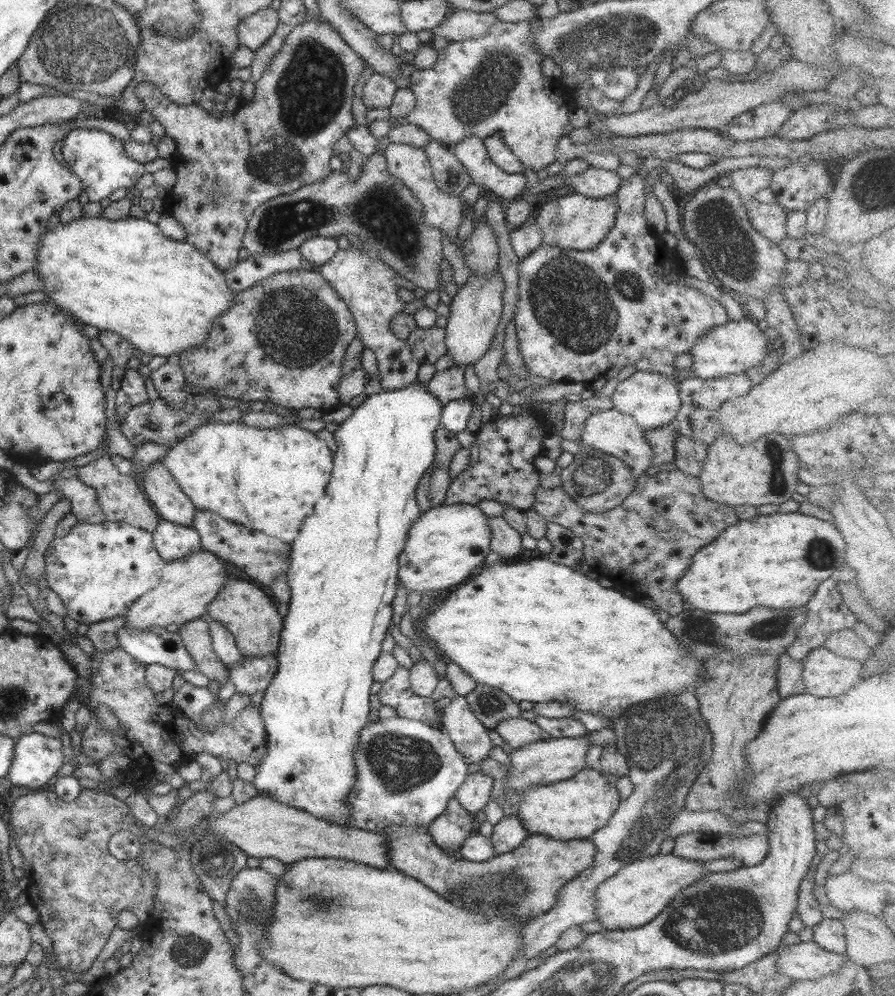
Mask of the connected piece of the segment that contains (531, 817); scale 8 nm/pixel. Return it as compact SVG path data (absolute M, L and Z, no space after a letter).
M584 767L573 778L554 784L539 784L529 788L526 793L520 794L517 814L523 820L530 834L546 835L560 841L589 839L597 830L608 824L621 800L617 787L610 784L606 777L601 775L601 771L598 772L596 769Z

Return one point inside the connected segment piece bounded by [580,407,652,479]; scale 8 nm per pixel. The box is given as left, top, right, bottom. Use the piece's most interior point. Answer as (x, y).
(610, 431)

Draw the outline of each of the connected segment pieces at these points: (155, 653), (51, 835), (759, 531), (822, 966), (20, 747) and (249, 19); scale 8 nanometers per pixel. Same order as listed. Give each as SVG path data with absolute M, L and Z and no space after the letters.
M122 627L116 636L117 648L146 666L158 664L174 670L196 670L196 663L186 651L178 632L169 632L164 627L150 627L146 630Z
M81 789L75 802L59 800L55 792L42 791L20 796L10 802L10 820L13 832L18 837L17 848L24 860L32 864L30 881L25 894L39 914L39 922L53 944L55 962L62 970L72 974L88 972L98 954L102 952L111 932L117 927L117 918L122 910L136 914L140 925L145 925L154 908L156 881L149 872L135 861L120 862L110 855L108 842L119 830L130 830L140 837L142 845L158 845L142 836L136 818L128 808L125 796L117 792L104 793L92 789Z
M798 512L741 520L704 546L676 584L683 601L706 612L740 614L756 606L805 606L818 586L845 564L845 541L826 520Z
M816 941L802 942L798 944L782 945L777 947L777 959L775 966L777 971L793 980L816 980L826 975L833 975L839 971L841 964L847 961L845 955L828 952L818 946Z
M31 730L16 738L15 758L7 777L16 786L38 788L57 776L64 759L62 739Z
M268 7L247 16L236 25L236 37L240 45L258 51L276 32L279 23L279 11Z

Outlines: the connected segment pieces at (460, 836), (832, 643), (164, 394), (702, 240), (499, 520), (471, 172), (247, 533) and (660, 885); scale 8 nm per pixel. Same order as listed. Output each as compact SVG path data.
M453 797L445 811L427 826L433 841L448 855L461 849L464 841L474 832L474 814L462 808Z
M844 628L832 632L822 646L836 656L860 662L866 661L874 654L874 649L864 644L864 640L856 634L853 628Z
M177 355L167 357L166 363L153 370L150 382L158 391L159 398L164 405L180 410L187 400L185 391L185 376L182 367L178 364Z
M716 182L709 183L698 190L696 194L681 200L681 225L686 230L685 236L693 243L695 254L704 264L708 273L709 282L718 287L724 287L733 293L738 299L747 296L762 301L771 293L771 290L779 285L784 267L788 262L783 255L779 243L768 240L762 236L751 224L747 216L745 200L735 192L734 188L722 188Z
M500 516L488 517L488 525L492 531L492 553L498 554L502 561L516 558L523 550L521 535Z
M469 136L452 147L459 163L466 168L471 183L482 187L482 192L488 191L493 198L516 200L521 198L527 179L523 172L506 173L492 162L487 148L477 136Z
M195 509L193 528L201 538L202 550L212 552L214 556L227 561L238 568L244 570L246 575L254 579L261 587L272 588L272 584L282 572L287 574L290 568L290 554L292 554L291 544L284 544L278 538L268 538L268 535L244 528L240 524L232 524L212 512Z
M672 852L667 855L659 853L625 864L614 876L596 887L595 920L606 931L633 929L648 924L678 892L709 872L700 863L702 861L676 856Z

